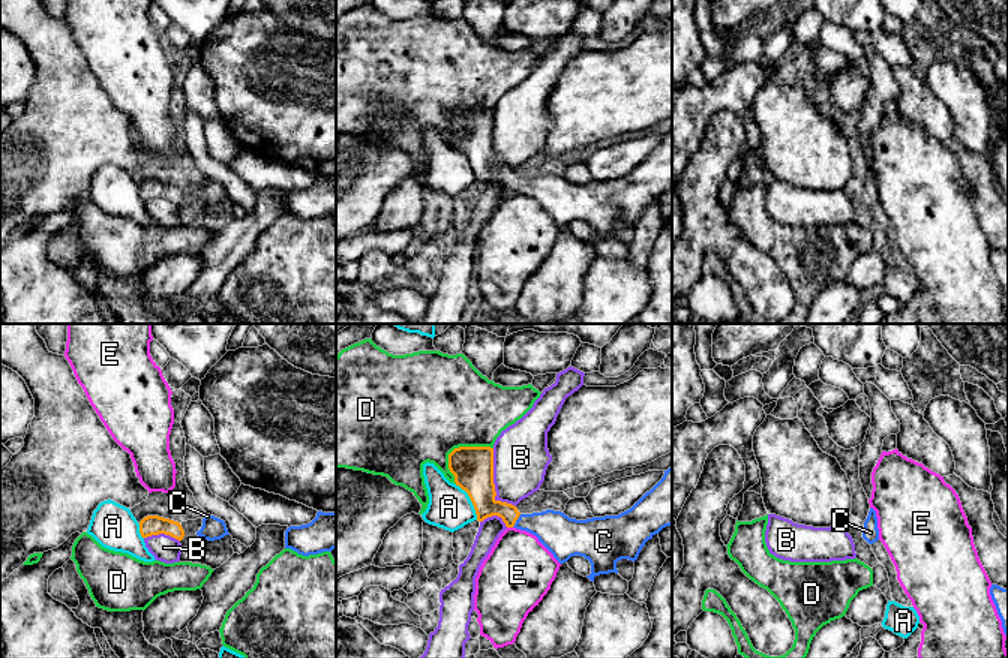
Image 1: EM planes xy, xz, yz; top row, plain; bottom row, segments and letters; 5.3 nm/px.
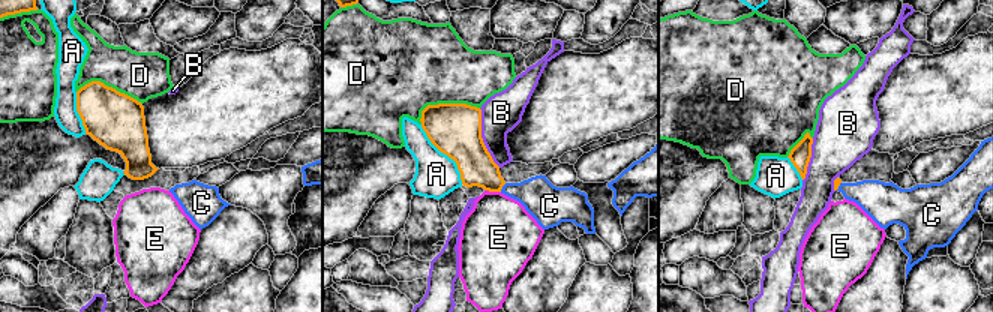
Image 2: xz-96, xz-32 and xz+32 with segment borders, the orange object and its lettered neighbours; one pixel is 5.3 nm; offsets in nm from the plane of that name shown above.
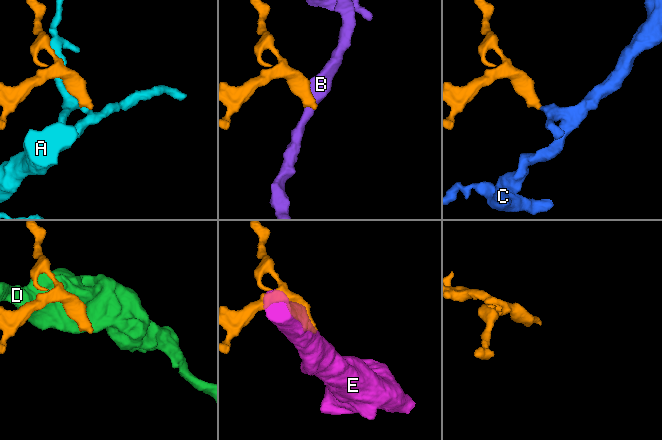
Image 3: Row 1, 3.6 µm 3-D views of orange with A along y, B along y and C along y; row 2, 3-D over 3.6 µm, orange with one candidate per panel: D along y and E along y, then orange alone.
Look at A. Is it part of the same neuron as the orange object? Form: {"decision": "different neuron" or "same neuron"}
{"decision": "different neuron"}

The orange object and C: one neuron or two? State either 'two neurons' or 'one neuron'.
one neuron

